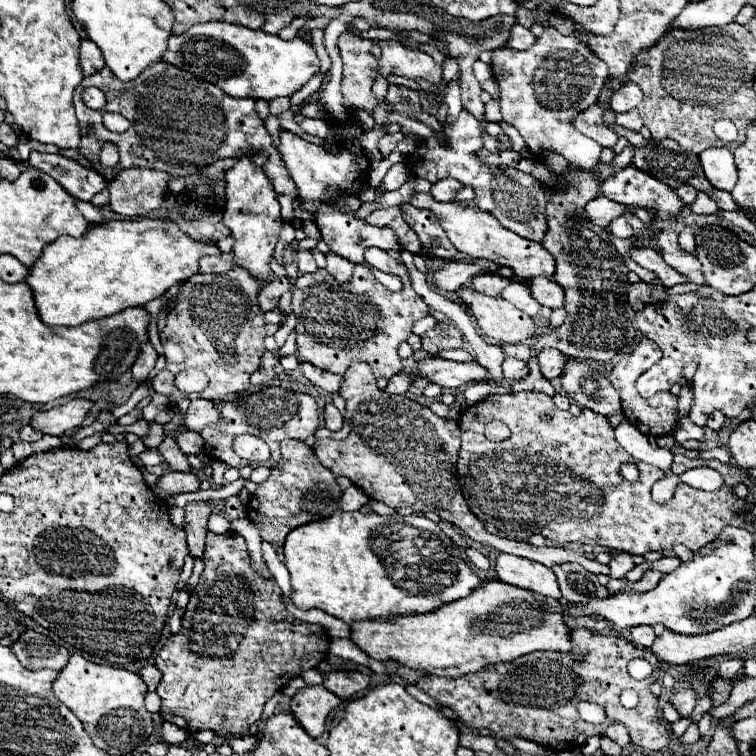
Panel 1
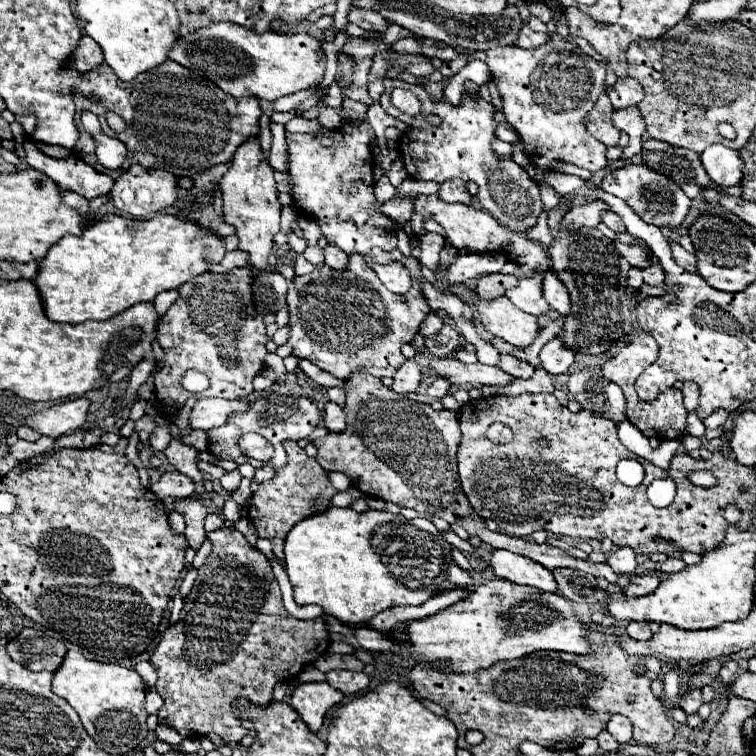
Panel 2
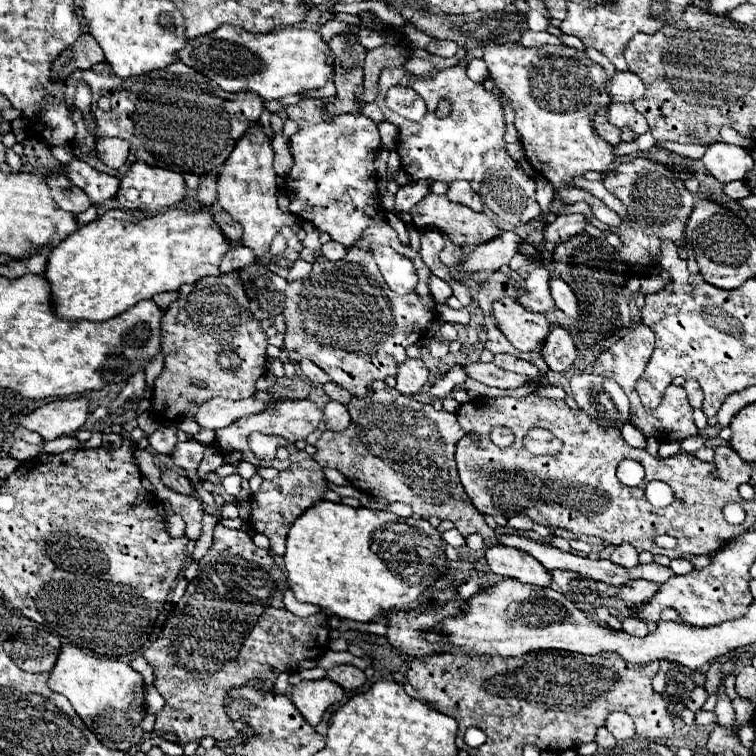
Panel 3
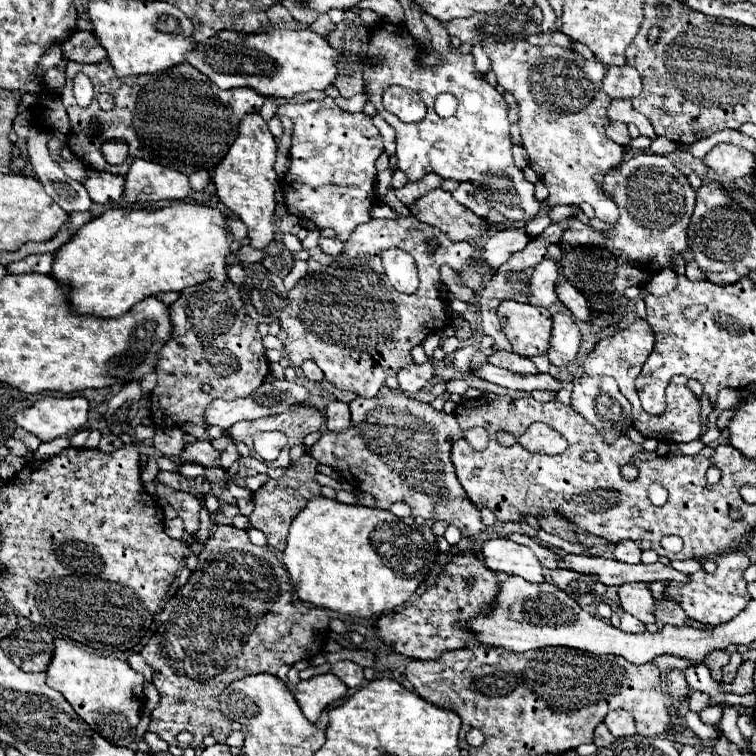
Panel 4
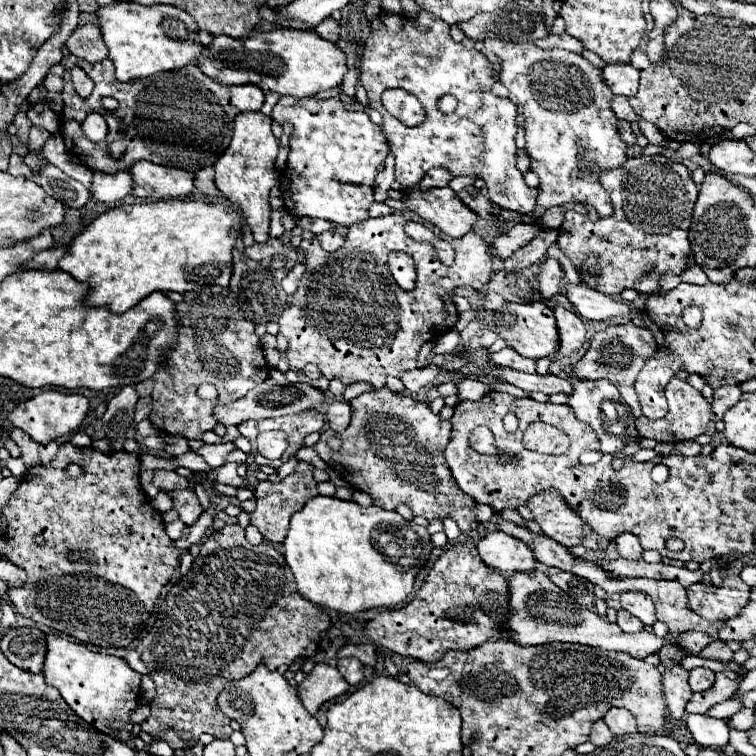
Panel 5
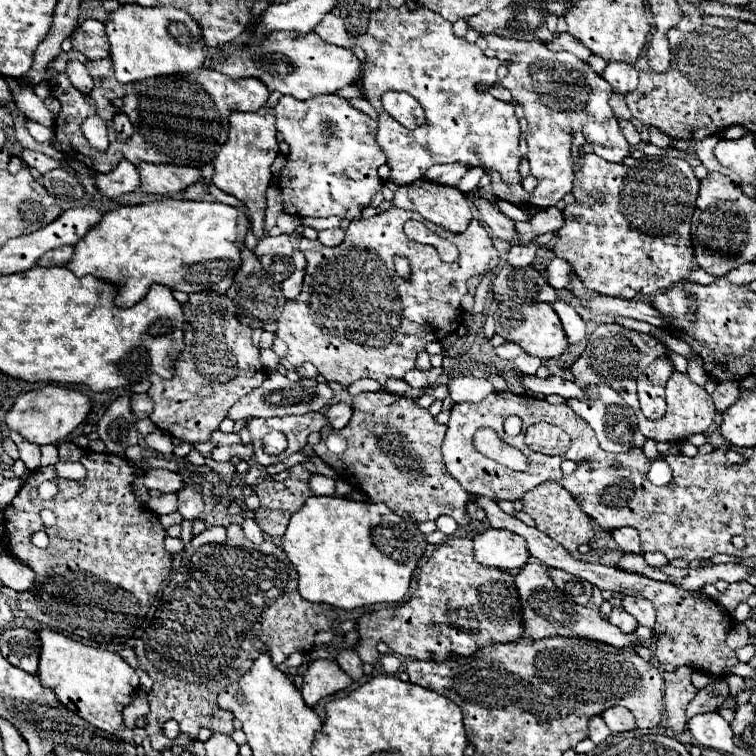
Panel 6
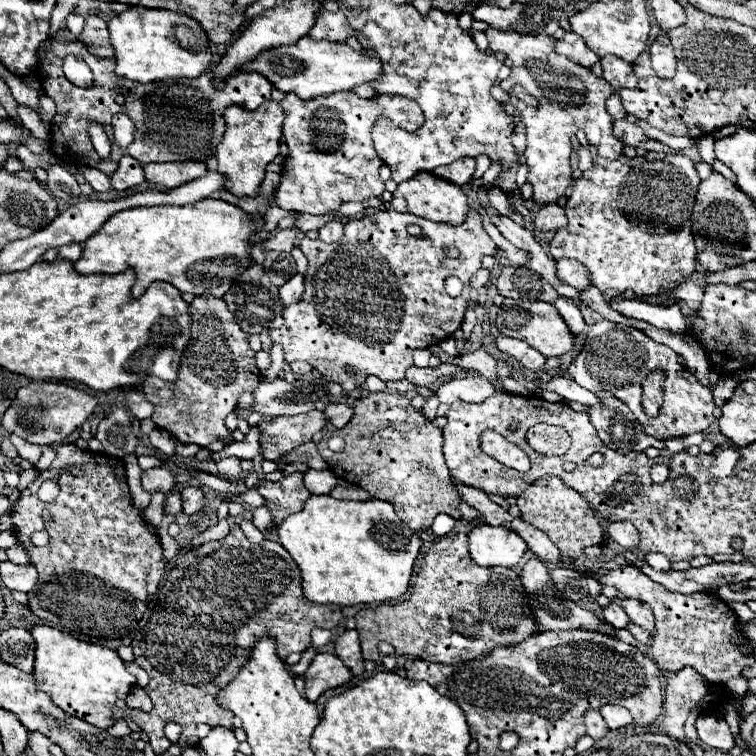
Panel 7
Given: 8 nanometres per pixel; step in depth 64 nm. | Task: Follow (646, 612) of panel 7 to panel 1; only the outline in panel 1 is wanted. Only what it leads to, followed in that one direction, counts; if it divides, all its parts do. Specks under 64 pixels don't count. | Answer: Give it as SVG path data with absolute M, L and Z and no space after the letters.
M654 568L646 570L642 574L642 578L638 582L634 582L634 590L652 590L660 582L660 578L662 578L662 572L658 572Z

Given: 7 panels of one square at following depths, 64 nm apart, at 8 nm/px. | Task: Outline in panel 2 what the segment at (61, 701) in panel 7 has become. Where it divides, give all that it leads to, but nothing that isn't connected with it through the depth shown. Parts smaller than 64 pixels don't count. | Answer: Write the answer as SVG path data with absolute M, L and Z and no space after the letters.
M68 650L62 666L54 672L52 692L64 698L78 712L90 738L98 744L98 748L110 754L130 754L148 736L148 712L144 710L146 684L136 670L86 660L80 652Z

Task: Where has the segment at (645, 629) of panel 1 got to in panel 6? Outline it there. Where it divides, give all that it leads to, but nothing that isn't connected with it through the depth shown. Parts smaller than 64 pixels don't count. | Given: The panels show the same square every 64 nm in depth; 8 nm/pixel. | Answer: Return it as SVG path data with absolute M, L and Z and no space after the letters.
M614 608L608 620L610 620L614 626L618 626L622 632L634 632L634 630L640 626L638 620L636 620L634 616L630 616L630 614L628 614L626 610L622 610L622 608Z

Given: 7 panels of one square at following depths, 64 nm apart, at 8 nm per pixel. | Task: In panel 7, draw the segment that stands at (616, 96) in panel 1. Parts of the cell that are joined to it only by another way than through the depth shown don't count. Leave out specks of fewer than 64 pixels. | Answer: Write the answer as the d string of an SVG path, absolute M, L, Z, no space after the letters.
M604 56L602 58L602 66L604 66L604 74L602 78L606 78L616 90L622 88L634 88L636 86L636 76L632 70L632 64L624 62L622 58L616 56Z

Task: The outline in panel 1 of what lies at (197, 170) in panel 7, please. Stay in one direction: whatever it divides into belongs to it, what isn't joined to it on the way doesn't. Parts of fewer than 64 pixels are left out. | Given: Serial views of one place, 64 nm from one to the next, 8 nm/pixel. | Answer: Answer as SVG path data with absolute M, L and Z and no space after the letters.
M128 168L118 170L116 178L108 184L110 188L110 208L120 214L122 218L142 218L146 212L160 208L166 198L166 182L168 174L160 170L148 170L148 168Z

